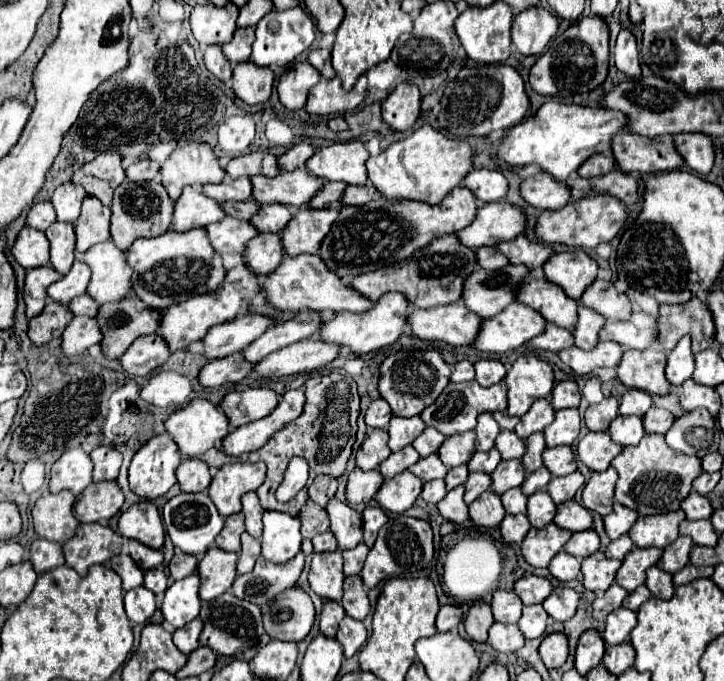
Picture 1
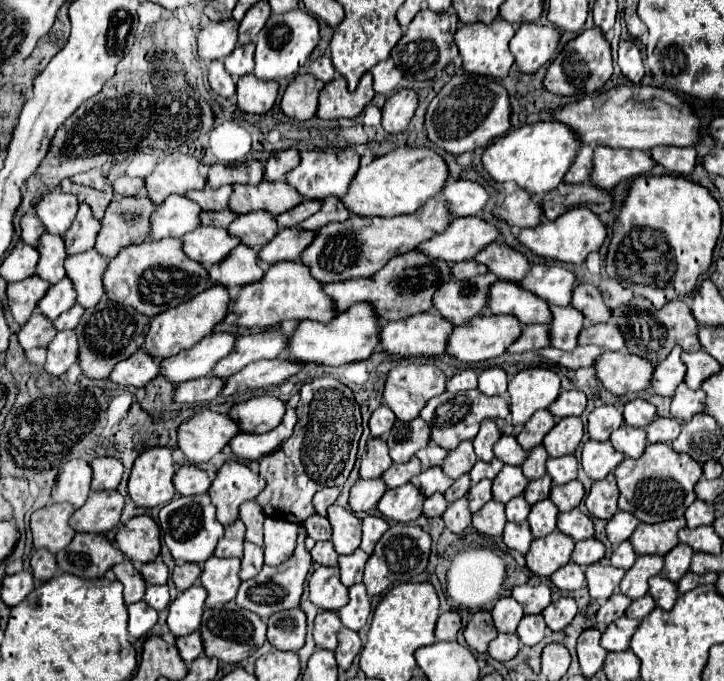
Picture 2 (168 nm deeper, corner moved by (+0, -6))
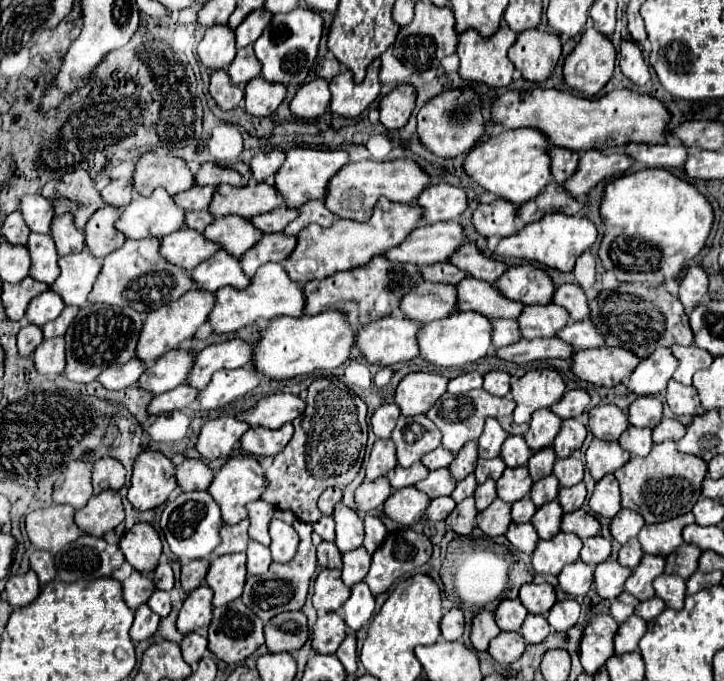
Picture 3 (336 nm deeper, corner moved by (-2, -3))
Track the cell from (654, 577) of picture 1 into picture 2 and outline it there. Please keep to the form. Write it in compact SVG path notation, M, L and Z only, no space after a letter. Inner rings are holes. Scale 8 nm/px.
M652 576L652 580L648 580L650 590L648 594L654 598L656 606L664 608L664 610L672 610L676 598L678 598L678 588L674 582L662 578L662 576Z

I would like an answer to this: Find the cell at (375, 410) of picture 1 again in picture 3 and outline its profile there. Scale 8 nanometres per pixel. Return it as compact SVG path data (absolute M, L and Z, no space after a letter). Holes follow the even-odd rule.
M386 403L378 407L372 415L372 431L380 439L388 439L392 435L392 429L396 425L396 419L400 417L400 407L396 403Z

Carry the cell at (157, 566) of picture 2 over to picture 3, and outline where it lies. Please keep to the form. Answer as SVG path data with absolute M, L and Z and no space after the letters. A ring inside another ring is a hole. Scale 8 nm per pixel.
M158 565L154 571L154 583L162 591L170 591L174 587L174 573L170 565Z

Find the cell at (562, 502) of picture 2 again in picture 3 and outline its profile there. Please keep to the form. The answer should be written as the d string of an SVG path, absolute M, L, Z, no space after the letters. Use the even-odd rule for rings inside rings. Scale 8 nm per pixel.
M578 483L574 487L562 487L558 493L558 503L562 505L564 513L580 509L584 499L586 499L586 485L584 483Z

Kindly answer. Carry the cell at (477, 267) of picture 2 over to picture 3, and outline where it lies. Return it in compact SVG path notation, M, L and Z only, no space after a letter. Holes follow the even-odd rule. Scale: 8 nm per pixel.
M434 263L434 265L422 267L420 271L422 271L422 279L432 281L432 283L456 285L462 277L466 277L466 273L462 273L460 269L454 269L454 265L450 263Z

